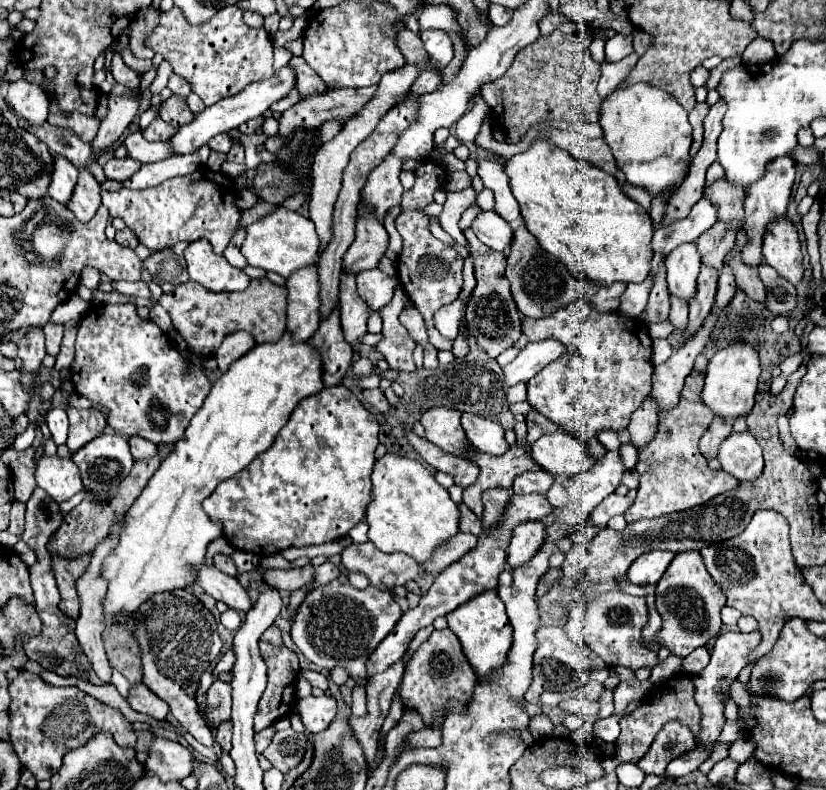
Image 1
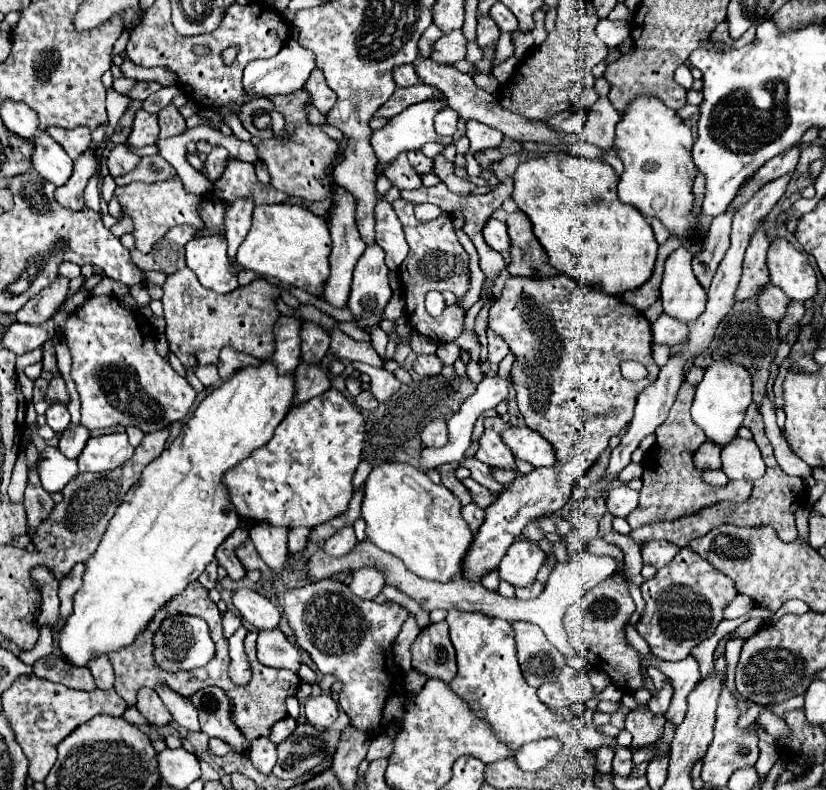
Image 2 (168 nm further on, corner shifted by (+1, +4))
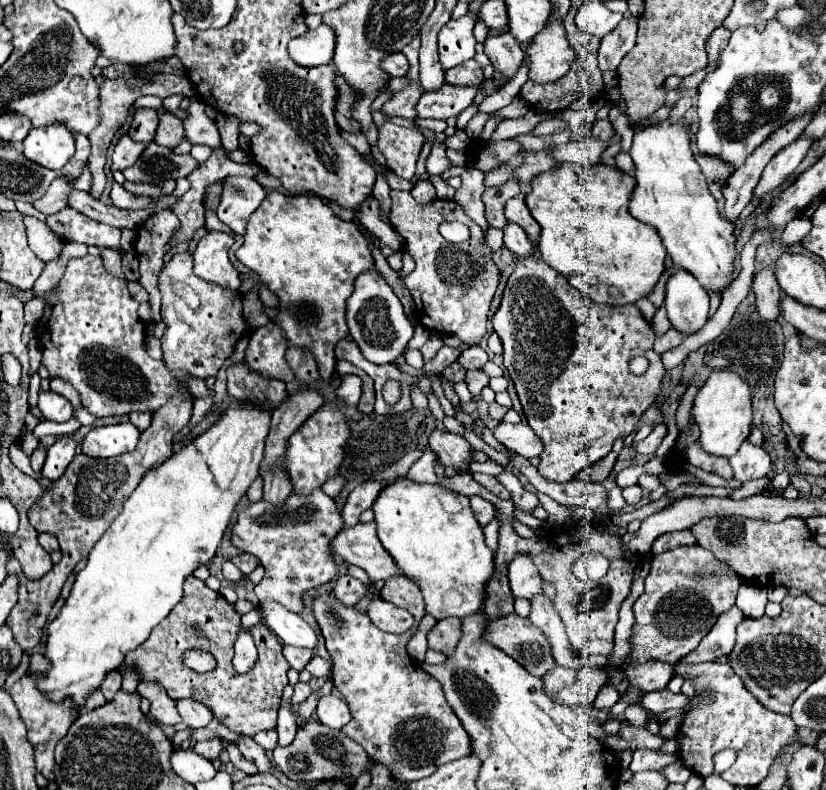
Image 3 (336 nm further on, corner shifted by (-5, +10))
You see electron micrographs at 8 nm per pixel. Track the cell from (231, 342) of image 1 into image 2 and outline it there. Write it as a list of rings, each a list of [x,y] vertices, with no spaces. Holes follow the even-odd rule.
[[[222,349],[220,361],[218,361],[218,373],[220,373],[222,381],[228,381],[236,371],[240,371],[244,367],[260,367],[260,363],[262,361],[258,361],[250,355],[238,353],[234,349]]]

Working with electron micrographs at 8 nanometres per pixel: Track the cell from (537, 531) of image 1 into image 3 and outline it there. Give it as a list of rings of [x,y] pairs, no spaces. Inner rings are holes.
[[[516,553],[516,557],[508,563],[508,579],[516,597],[532,599],[542,591],[542,577],[528,553]]]

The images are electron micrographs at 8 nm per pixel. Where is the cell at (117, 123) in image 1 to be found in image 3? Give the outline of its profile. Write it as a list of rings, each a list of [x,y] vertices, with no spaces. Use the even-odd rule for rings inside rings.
[[[58,177],[48,187],[46,195],[34,203],[34,207],[46,215],[58,213],[60,209],[68,207],[68,195],[74,191],[74,177]]]

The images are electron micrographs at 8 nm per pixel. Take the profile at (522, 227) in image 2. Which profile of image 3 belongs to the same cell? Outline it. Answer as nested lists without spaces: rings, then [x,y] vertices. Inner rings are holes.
[[[524,193],[512,197],[512,199],[506,203],[504,215],[506,215],[508,221],[520,225],[520,227],[526,231],[526,235],[530,237],[530,241],[532,241],[532,245],[534,245],[530,257],[538,257],[538,255],[540,255],[540,253],[538,253],[540,227],[538,227],[538,223],[534,223],[534,217],[530,215],[530,211],[528,211],[528,207],[526,207],[526,203],[524,203]]]

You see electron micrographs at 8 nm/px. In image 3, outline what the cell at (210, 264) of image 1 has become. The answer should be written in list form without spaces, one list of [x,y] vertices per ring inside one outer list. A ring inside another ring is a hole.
[[[208,231],[194,249],[194,273],[206,281],[220,283],[228,289],[240,287],[240,273],[230,263],[228,251],[234,239],[226,233]]]

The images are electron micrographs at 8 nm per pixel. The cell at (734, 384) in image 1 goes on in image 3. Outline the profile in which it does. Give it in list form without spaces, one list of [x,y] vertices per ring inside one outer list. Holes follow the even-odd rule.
[[[712,369],[708,381],[698,391],[692,407],[692,417],[700,427],[700,443],[706,453],[730,457],[738,451],[752,427],[752,395],[750,385],[728,369]]]

